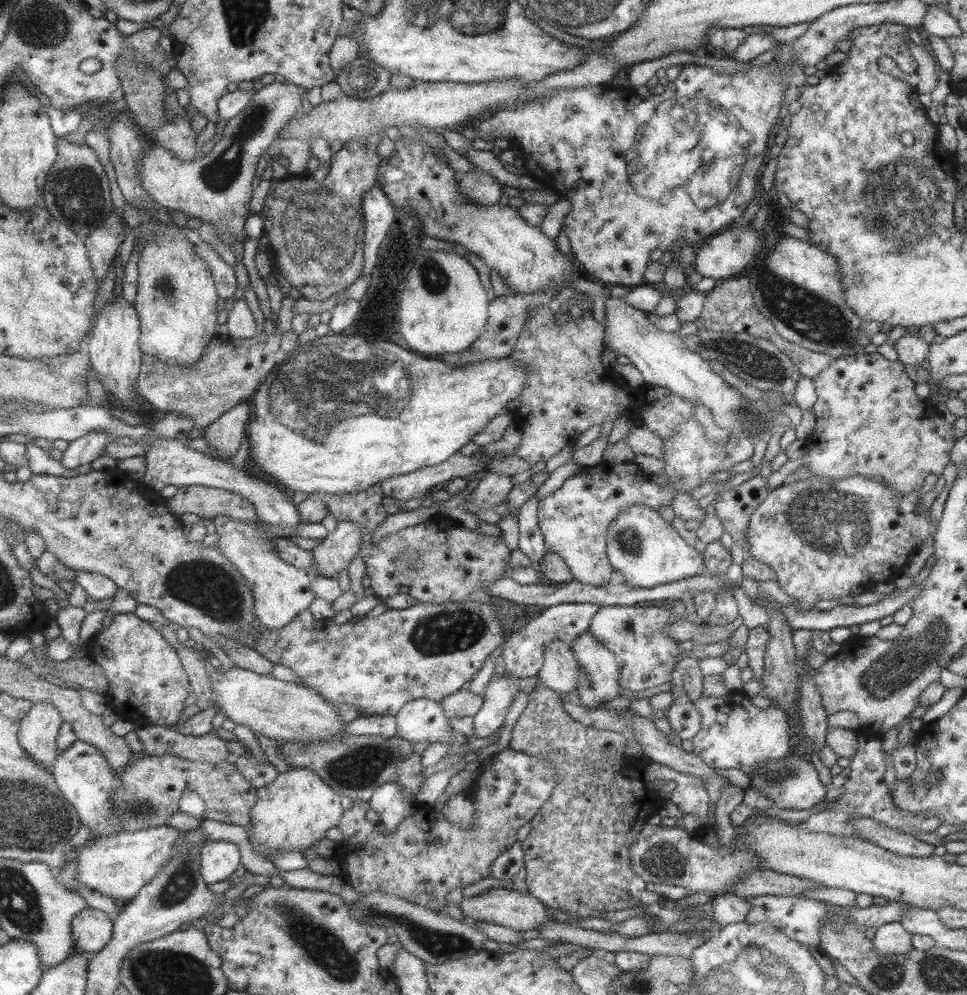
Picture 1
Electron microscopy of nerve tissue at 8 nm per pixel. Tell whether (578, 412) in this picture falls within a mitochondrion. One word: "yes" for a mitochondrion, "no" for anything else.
no

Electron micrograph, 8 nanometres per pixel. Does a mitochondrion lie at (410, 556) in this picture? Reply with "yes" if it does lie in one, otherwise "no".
yes

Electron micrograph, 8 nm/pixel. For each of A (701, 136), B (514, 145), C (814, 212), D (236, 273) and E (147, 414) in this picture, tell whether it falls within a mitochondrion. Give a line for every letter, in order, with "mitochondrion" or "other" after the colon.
A: mitochondrion
B: other
C: other
D: other
E: other

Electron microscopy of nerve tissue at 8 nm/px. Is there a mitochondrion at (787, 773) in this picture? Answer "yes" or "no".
yes

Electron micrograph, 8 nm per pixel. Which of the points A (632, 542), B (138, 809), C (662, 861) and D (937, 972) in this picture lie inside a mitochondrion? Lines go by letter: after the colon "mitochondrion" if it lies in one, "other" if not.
A: mitochondrion
B: mitochondrion
C: mitochondrion
D: mitochondrion

